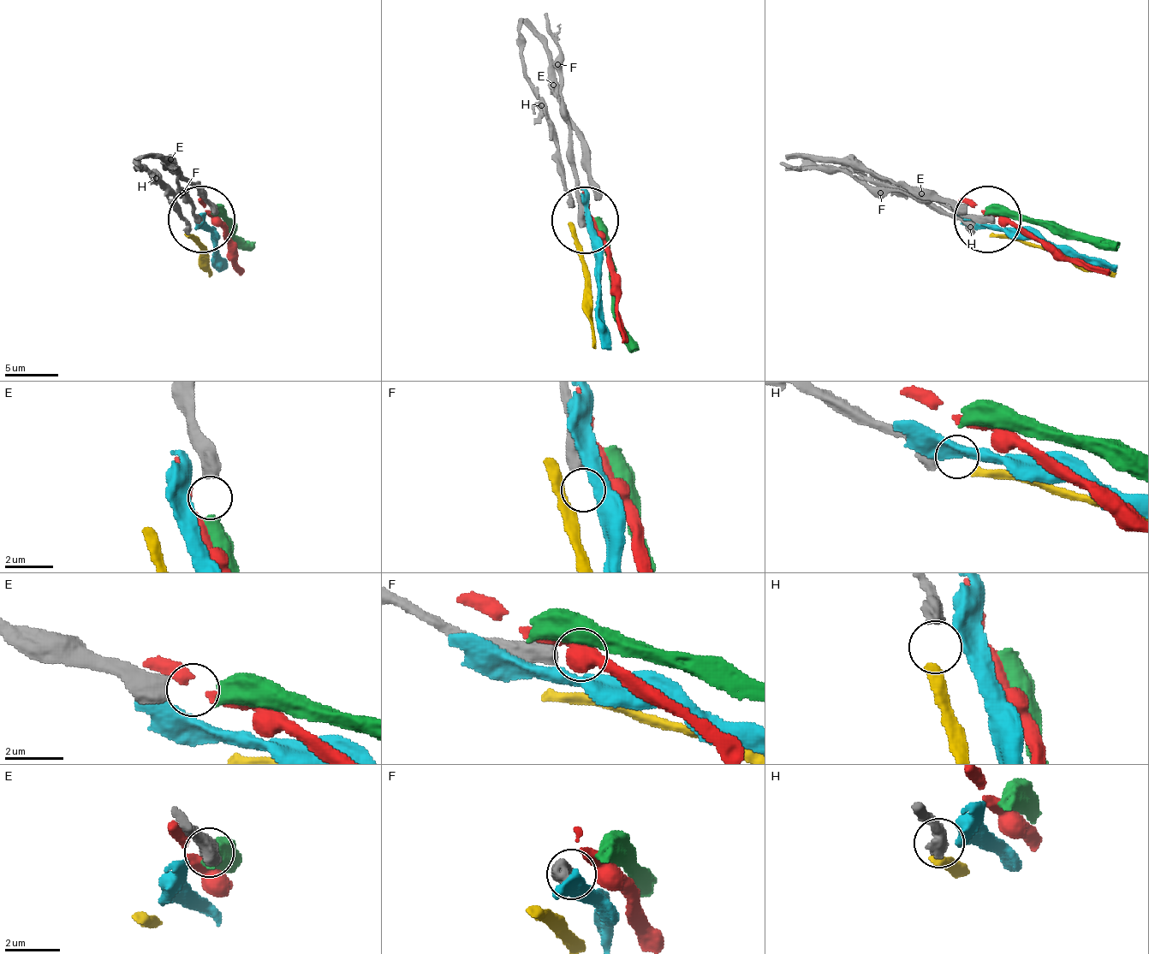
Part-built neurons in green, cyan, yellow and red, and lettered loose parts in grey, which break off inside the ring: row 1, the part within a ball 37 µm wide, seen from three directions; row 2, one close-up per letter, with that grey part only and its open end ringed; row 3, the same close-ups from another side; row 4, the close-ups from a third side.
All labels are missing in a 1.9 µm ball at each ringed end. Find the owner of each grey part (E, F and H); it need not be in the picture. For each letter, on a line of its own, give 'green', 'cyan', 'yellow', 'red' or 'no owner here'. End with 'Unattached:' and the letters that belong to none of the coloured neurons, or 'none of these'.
E: green
F: no owner here
H: yellow
Unattached: F

